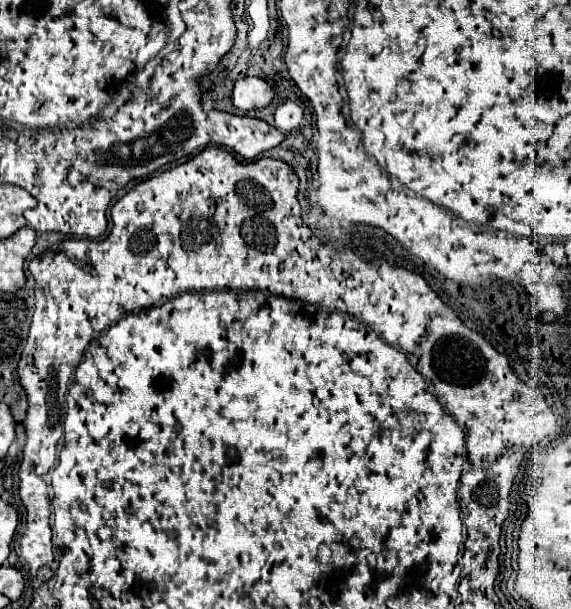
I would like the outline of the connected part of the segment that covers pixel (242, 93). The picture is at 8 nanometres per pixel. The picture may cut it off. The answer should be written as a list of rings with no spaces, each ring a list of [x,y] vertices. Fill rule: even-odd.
[[[246,76],[234,84],[232,104],[242,112],[264,108],[272,100],[274,100],[274,90],[264,78]]]

